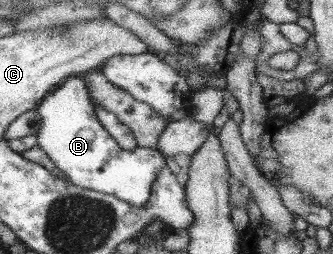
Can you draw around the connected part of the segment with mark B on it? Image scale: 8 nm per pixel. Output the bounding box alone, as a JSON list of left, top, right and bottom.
[35,75,166,207]

